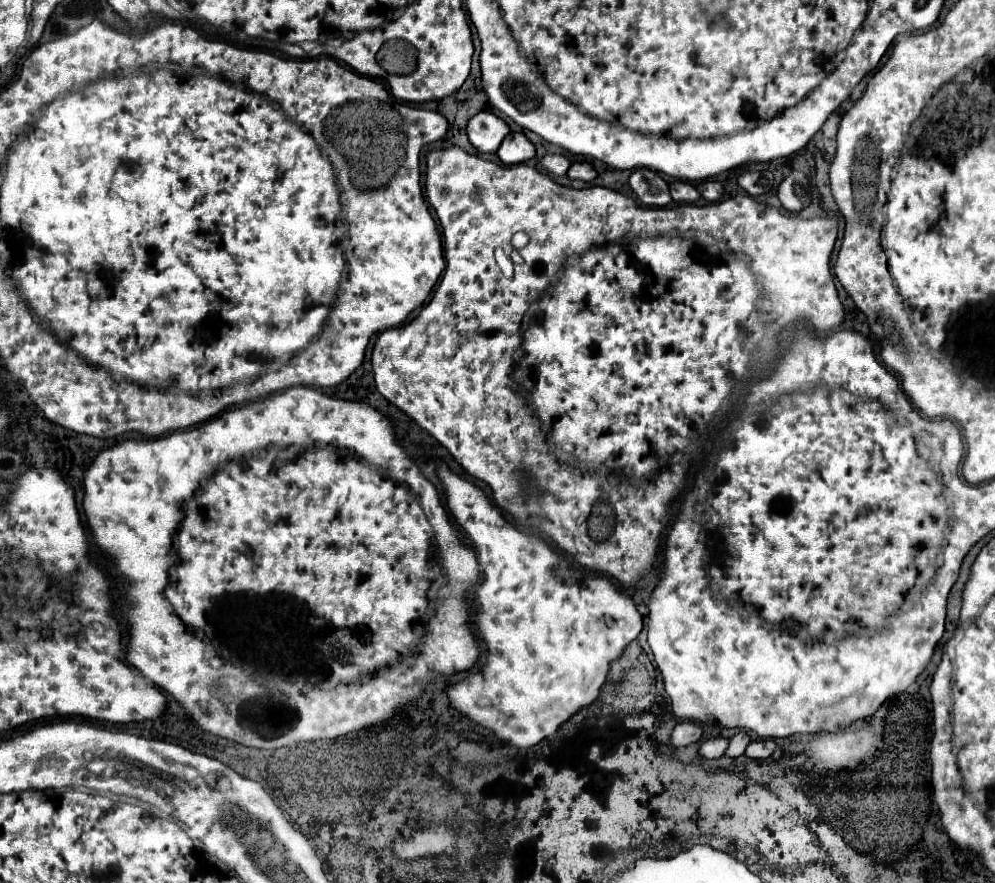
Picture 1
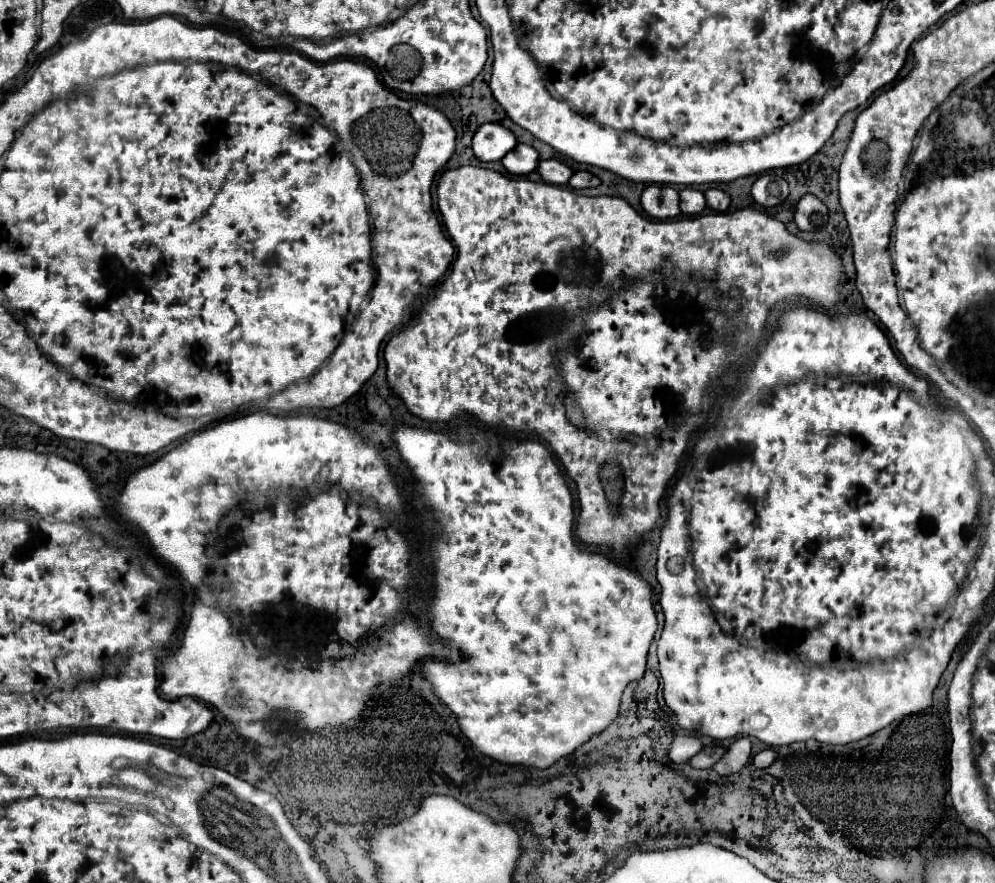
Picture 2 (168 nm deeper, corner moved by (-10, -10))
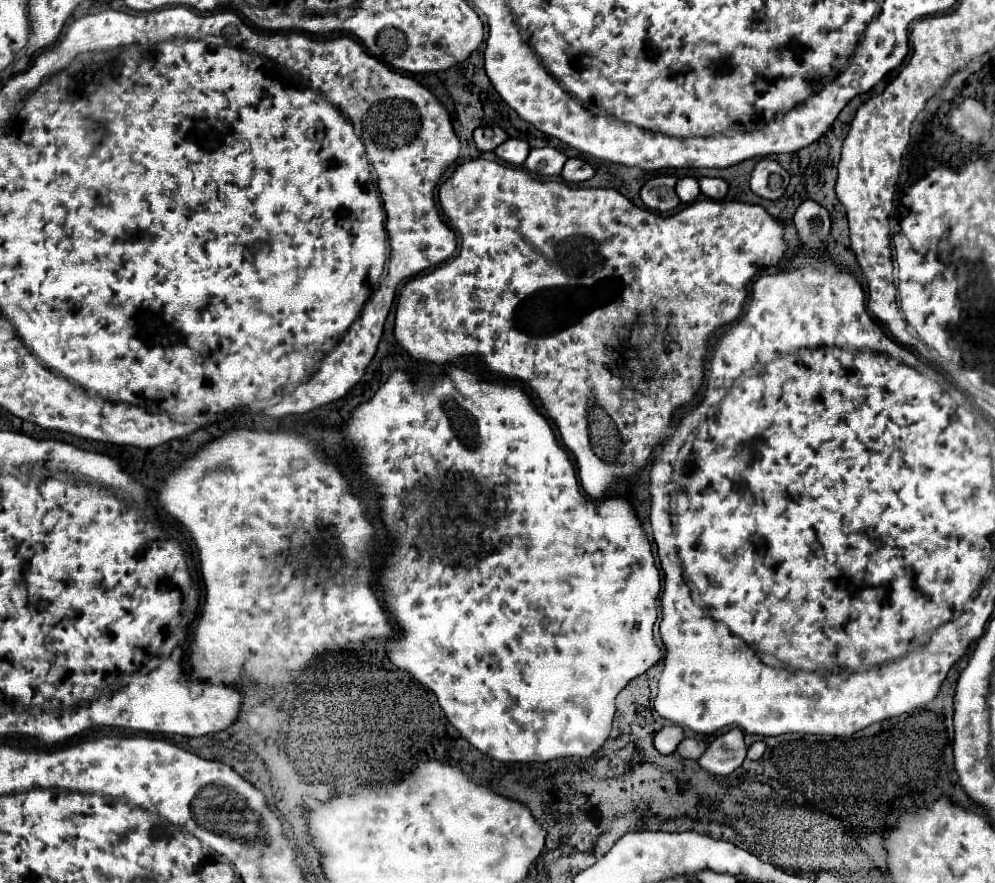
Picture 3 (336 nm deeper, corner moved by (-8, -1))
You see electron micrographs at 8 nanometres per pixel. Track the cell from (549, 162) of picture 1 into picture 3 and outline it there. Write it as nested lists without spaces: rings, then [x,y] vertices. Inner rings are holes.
[[[534,148],[530,150],[524,168],[542,176],[556,176],[562,172],[562,166],[566,164],[566,156],[554,148]]]

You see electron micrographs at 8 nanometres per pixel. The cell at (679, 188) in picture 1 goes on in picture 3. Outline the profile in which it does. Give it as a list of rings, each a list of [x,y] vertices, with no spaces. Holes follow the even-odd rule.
[[[680,178],[678,184],[676,184],[676,194],[684,204],[694,202],[698,198],[698,194],[700,194],[698,180],[696,178]]]

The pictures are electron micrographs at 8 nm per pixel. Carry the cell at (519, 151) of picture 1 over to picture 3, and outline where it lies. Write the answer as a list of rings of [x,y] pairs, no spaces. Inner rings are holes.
[[[508,138],[502,146],[498,146],[494,150],[494,154],[500,160],[504,160],[504,162],[508,162],[512,166],[522,166],[528,152],[530,152],[530,146],[524,140],[518,140],[518,138]]]

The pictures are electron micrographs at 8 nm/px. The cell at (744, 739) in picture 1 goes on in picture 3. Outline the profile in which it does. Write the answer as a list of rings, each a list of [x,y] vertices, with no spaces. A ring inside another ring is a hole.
[[[732,728],[730,732],[718,736],[702,754],[698,764],[710,774],[728,776],[734,772],[746,758],[744,732],[740,728]]]

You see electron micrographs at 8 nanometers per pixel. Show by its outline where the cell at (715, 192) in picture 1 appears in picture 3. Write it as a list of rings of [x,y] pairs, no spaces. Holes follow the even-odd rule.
[[[700,178],[700,190],[712,200],[722,200],[728,192],[728,184],[722,178]]]

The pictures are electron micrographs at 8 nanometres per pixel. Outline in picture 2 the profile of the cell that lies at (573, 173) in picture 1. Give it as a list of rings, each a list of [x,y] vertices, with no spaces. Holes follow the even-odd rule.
[[[578,171],[570,179],[572,189],[586,189],[586,187],[598,187],[598,185],[600,185],[600,179],[588,171]]]

